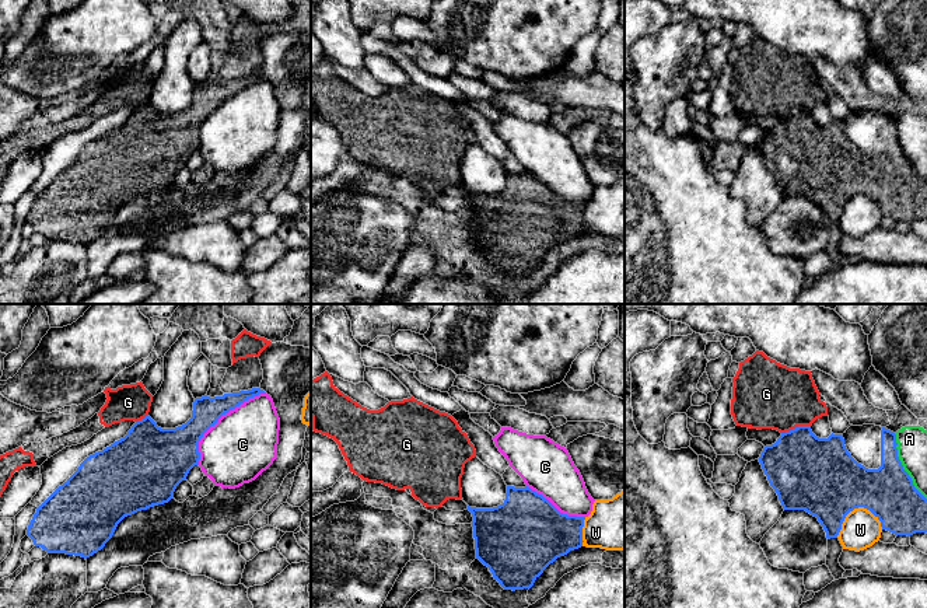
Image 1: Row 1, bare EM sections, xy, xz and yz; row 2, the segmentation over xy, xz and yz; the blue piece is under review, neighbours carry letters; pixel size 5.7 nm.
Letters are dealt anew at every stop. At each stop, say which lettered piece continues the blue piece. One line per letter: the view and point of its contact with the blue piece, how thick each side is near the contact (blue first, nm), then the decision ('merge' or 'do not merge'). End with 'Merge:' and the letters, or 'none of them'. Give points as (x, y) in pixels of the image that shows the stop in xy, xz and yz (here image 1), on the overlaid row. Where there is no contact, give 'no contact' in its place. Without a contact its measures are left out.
A: meets blue in yz at (902, 467); 300 nm thick on the blue side, 180 nm on the other; do not merge
C: meets blue in xy at (219, 418); 190 nm thick on the blue side, 380 nm on the other; do not merge
G: meets blue in yz at (796, 427); 400 nm thick on the blue side, 380 nm on the other; do not merge
W: meets blue in yz at (853, 509); 420 nm thick on the blue side, 220 nm on the other; do not merge
Merge: none of them

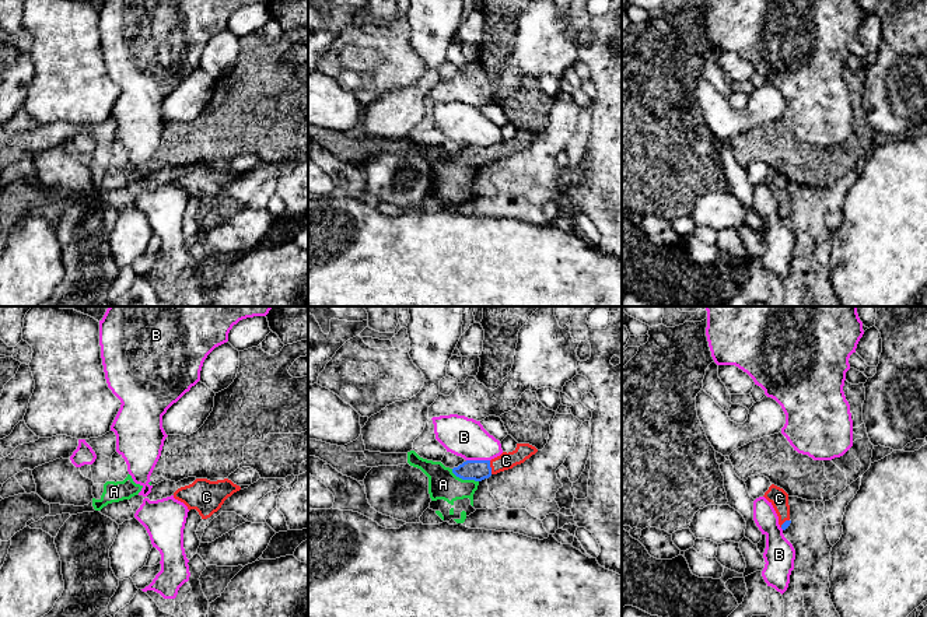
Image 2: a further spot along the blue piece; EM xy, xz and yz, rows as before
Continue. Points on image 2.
A: meets blue in xz at (464, 479); 120 nm thick on the blue side, 180 nm on the other; do not merge
B: meets blue in xz at (478, 461); 120 nm thick on the blue side, 220 nm on the other; do not merge
C: meets blue in xz at (490, 467); 120 nm thick on the blue side, 100 nm on the other; merge
Merge: C

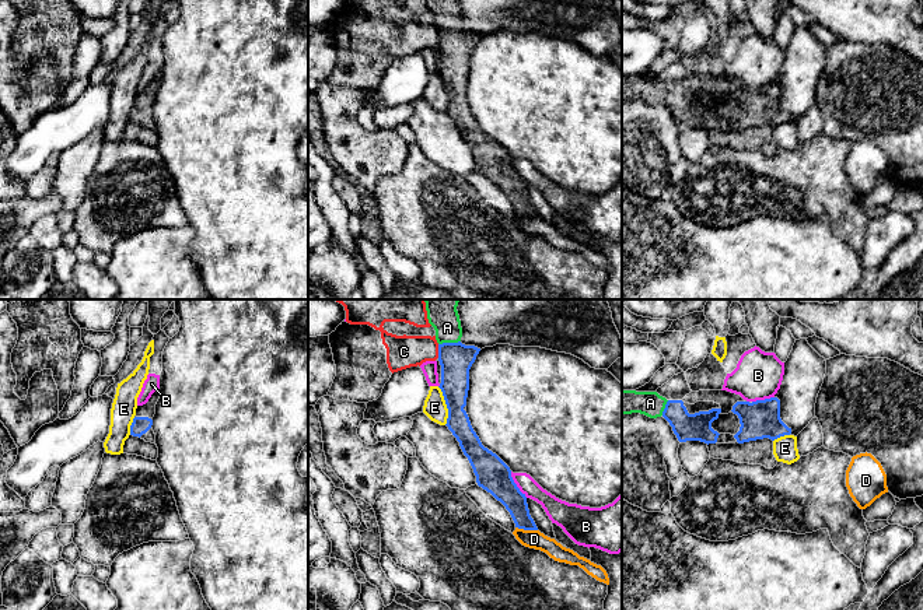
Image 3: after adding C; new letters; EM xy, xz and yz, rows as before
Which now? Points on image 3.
A: meets blue in xz at (448, 343); 190 nm thick on the blue side, 190 nm on the other; merge
B: meets blue in xz at (516, 484); 190 nm thick on the blue side, 110 nm on the other; do not merge
C: meets blue in xz at (439, 351); 190 nm thick on the blue side, 190 nm on the other; do not merge
D: meets blue in xz at (527, 529); 140 nm thick on the blue side, 110 nm on the other; do not merge
E: meets blue in xz at (447, 406); 170 nm thick on the blue side, 130 nm on the other; do not merge
Merge: A

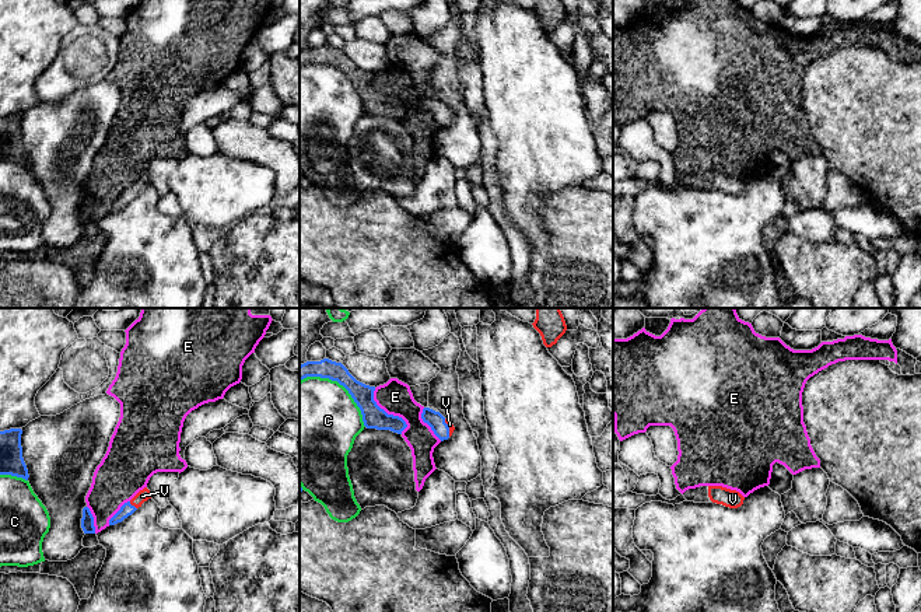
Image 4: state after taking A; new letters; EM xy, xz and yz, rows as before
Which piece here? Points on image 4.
C: meets blue in xz at (342, 384); 120 nm thick on the blue side, 480 nm on the other; do not merge
E: meets blue in xz at (389, 415); 130 nm thick on the blue side, 190 nm on the other; do not merge
V: meets blue in xy at (133, 506); 70 nm thick on the blue side, 70 nm on the other; merge
Merge: V

